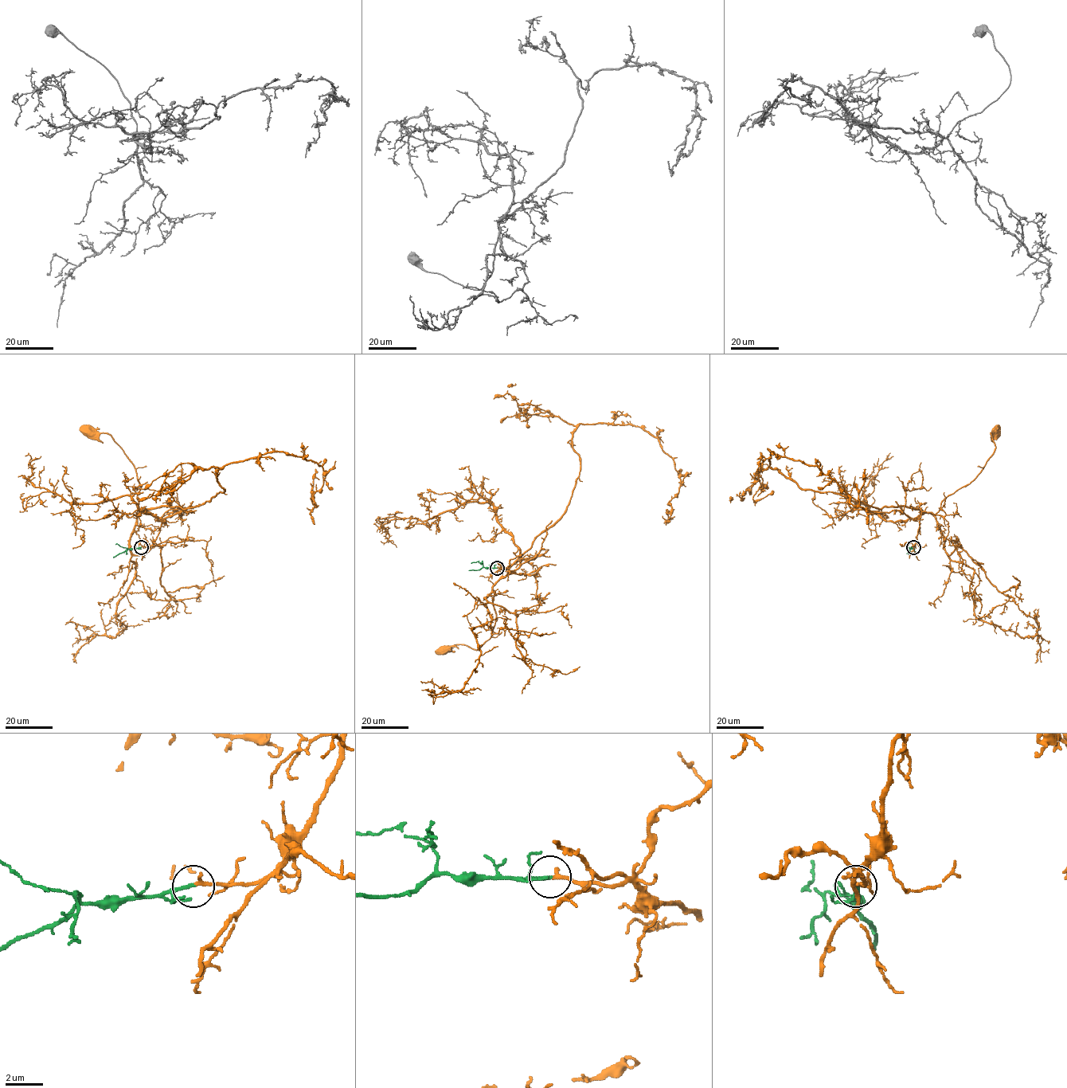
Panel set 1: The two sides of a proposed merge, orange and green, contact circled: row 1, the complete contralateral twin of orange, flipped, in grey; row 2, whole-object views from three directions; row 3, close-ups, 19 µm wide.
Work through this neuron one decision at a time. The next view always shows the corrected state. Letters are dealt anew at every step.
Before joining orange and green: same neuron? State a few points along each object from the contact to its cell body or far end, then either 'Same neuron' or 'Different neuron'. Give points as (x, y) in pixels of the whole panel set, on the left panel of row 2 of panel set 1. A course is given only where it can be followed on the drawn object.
Course of orange: (142, 546), (153, 543), (162, 520), (144, 513), (137, 515), (140, 485), (134, 467), (111, 435), (88, 432). Course of green: (142, 546), (127, 549), (113, 557). Same neuron

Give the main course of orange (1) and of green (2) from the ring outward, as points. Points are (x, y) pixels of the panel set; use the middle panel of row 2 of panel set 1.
1: (497, 568), (517, 573), (510, 573), (492, 589), (496, 622), (490, 637), (476, 649), (460, 644), (444, 649)
2: (497, 568), (469, 570)

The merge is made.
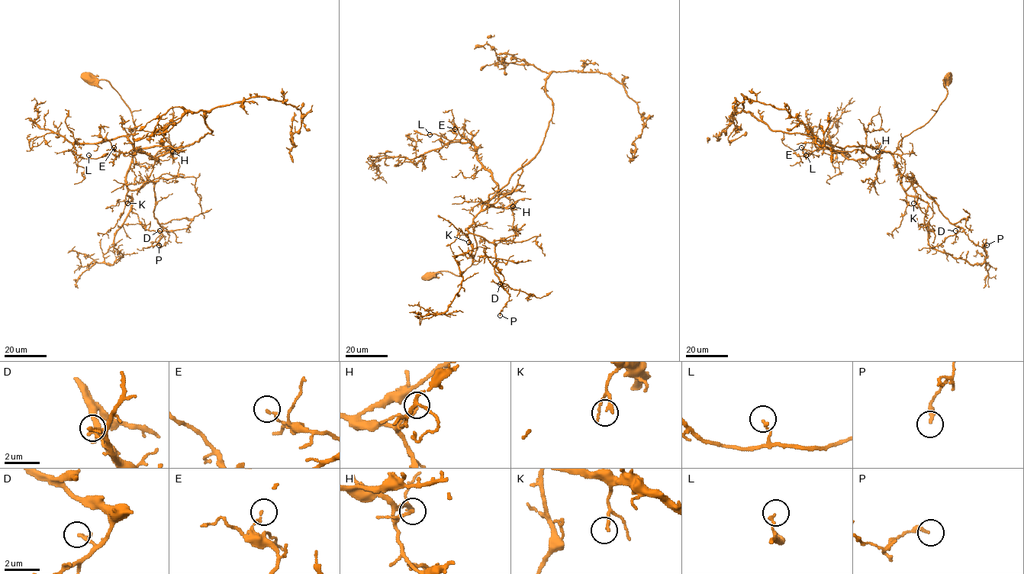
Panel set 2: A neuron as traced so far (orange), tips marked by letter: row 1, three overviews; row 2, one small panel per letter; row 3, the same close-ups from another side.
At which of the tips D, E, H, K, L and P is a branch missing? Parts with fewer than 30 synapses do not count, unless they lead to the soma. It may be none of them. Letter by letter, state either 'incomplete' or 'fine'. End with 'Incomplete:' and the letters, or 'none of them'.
D: fine
E: fine
H: fine
K: fine
L: fine
P: fine
Incomplete: none of them

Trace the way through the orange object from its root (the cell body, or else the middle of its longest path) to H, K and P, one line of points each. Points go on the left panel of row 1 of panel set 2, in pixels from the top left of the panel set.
H: (88, 79), (106, 79), (129, 108), (136, 127), (133, 154), (145, 152), (154, 156), (162, 149), (172, 151)
K: (88, 79), (106, 79), (131, 114), (136, 130), (133, 135), (134, 152), (126, 176), (127, 203)
P: (88, 79), (106, 79), (130, 111), (134, 152), (126, 185), (153, 182), (153, 217), (169, 235), (159, 245)

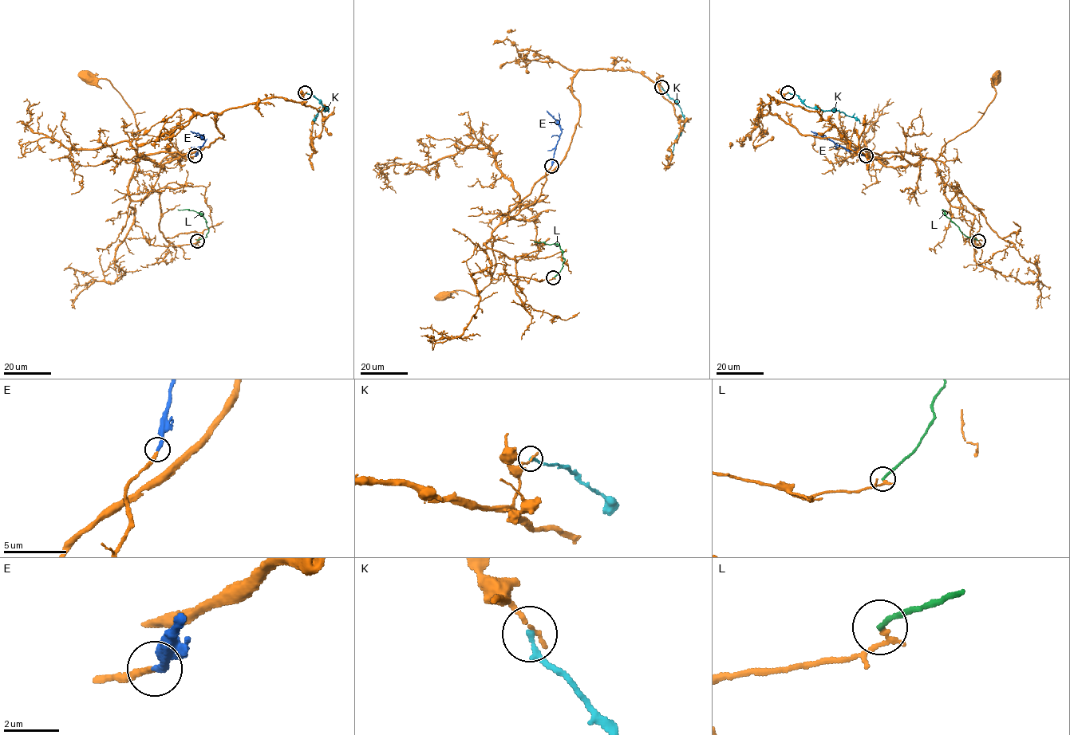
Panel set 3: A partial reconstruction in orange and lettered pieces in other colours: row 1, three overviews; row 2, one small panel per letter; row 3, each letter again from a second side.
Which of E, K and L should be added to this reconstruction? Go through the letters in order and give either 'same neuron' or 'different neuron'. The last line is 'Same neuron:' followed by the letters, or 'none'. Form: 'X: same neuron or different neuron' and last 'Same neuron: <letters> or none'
E: same neuron
K: different neuron
L: different neuron
Same neuron: E

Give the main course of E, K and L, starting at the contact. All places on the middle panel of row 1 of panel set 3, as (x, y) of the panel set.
E: (551, 166), (561, 129), (546, 111)
K: (661, 87), (680, 107), (685, 122), (681, 131), (674, 140), (670, 159)
L: (554, 277), (560, 270), (565, 261), (562, 250), (558, 245), (534, 241)

